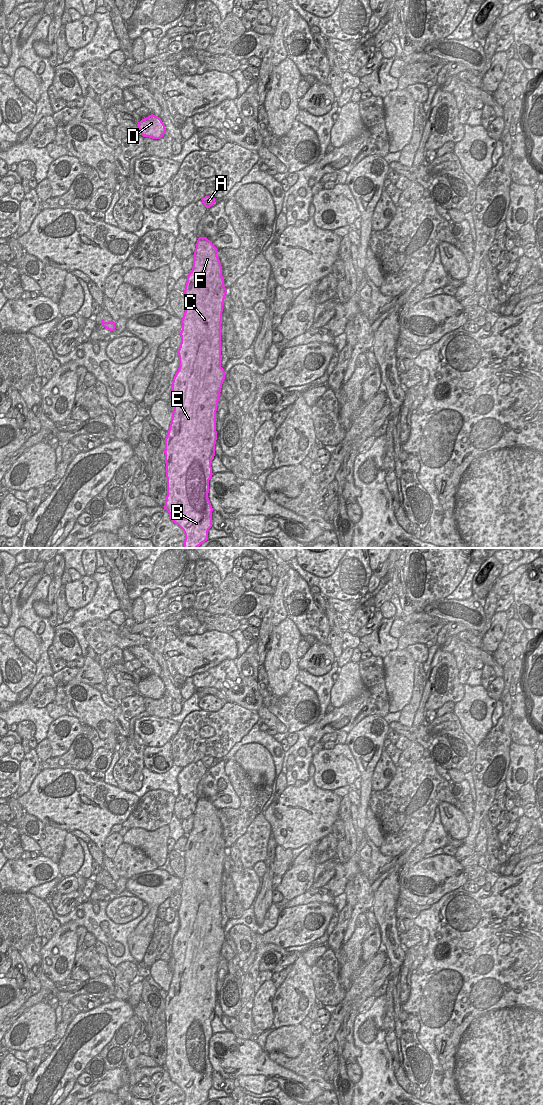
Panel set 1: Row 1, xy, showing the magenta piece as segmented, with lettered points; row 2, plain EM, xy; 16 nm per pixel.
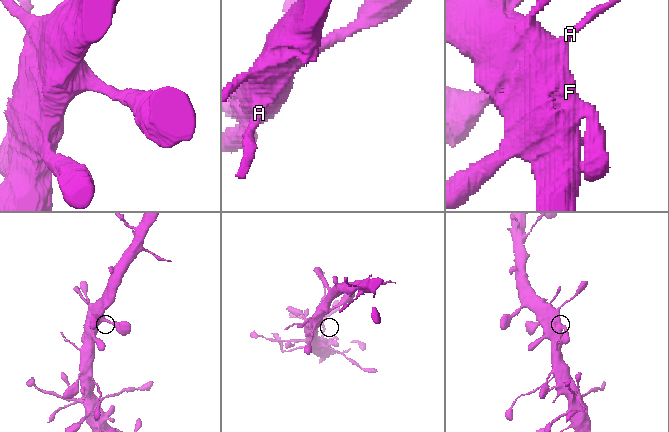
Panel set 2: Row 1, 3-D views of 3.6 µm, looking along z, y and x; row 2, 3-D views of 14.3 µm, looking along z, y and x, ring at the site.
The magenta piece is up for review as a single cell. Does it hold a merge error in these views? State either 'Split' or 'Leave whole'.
Leave whole.

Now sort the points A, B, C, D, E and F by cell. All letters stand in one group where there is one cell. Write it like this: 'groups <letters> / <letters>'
groups A B C D E F

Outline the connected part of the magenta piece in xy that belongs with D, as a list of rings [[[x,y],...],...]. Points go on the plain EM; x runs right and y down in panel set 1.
[[[153,674],[142,679],[137,684],[139,694],[152,699],[160,699],[166,693],[166,688],[160,677]]]

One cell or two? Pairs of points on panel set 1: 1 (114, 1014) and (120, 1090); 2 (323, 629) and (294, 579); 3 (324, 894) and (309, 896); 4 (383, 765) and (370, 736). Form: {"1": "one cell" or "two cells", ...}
{"1": "two cells", "2": "one cell", "3": "one cell", "4": "two cells"}

